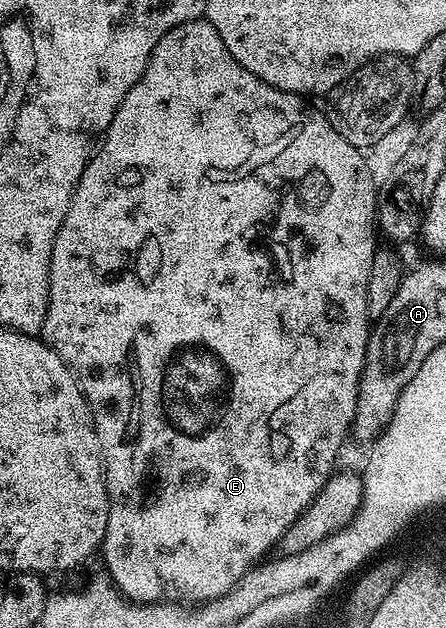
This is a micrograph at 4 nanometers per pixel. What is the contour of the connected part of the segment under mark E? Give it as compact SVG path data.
M201 17L201 18L194 18L194 19L193 19L193 20L189 20L189 21L188 21L188 22L186 22L186 24L184 24L184 25L183 25L183 26L178 26L178 27L177 27L177 28L169 28L169 32L165 32L165 36L161 36L161 40L160 40L160 41L159 41L159 43L158 43L158 44L157 44L157 48L153 48L153 52L152 52L152 53L151 53L151 59L150 59L150 60L149 60L149 64L148 64L148 65L147 65L147 67L146 67L146 68L145 68L145 72L144 72L144 73L143 73L143 75L142 75L142 76L141 76L141 80L137 80L137 84L133 84L133 88L129 88L129 92L128 92L128 93L127 93L127 96L126 96L126 98L125 98L125 100L124 100L124 101L123 101L123 103L122 103L122 104L121 104L121 105L119 105L119 107L118 107L118 108L117 108L117 112L116 112L116 113L115 113L115 115L114 115L114 116L113 116L113 120L112 120L112 121L111 121L111 123L110 123L110 124L109 124L109 128L108 128L108 129L107 129L107 130L106 130L106 131L105 131L105 133L104 133L104 134L103 134L103 135L102 135L102 138L101 138L101 141L100 141L100 142L99 142L99 143L98 143L98 146L97 146L97 149L96 149L96 150L95 150L95 151L94 151L94 153L92 153L92 155L91 155L91 159L89 159L89 160L88 160L88 162L87 162L87 167L86 167L86 168L85 168L85 172L81 172L81 180L80 180L80 181L79 181L79 183L78 183L78 184L77 184L77 188L76 188L76 189L75 189L75 191L74 191L74 192L73 192L73 200L72 200L72 201L71 201L71 211L69 211L69 212L68 212L68 214L67 214L67 215L66 215L66 216L65 216L65 220L64 220L64 221L63 221L63 223L62 223L62 224L61 224L61 228L60 228L60 229L59 229L59 231L58 231L58 232L57 232L57 236L56 236L56 237L55 237L55 243L54 243L54 244L53 244L53 252L52 252L52 253L51 253L51 283L50 283L50 284L49 284L49 296L50 296L50 297L51 297L51 300L50 300L50 302L48 302L48 303L47 303L47 321L46 321L46 323L45 323L45 329L44 329L44 330L43 330L43 331L42 331L42 334L41 334L41 337L42 337L42 339L43 339L43 341L44 341L44 342L46 342L46 343L47 343L47 345L49 345L49 346L52 346L52 348L53 348L53 349L54 349L54 350L55 350L55 351L56 351L56 352L57 352L57 353L59 353L59 355L60 355L60 356L61 356L61 360L65 360L65 361L66 361L66 362L67 362L67 365L68 365L68 366L70 366L70 368L71 368L71 372L72 372L72 374L74 374L74 375L75 375L75 377L76 377L76 379L77 379L77 381L78 381L78 384L79 384L79 388L80 388L80 390L82 390L82 392L83 392L83 395L85 395L85 397L86 397L86 398L87 398L87 402L88 402L88 403L89 403L89 405L90 405L90 406L91 406L91 415L92 415L92 416L93 416L93 417L94 417L94 418L95 418L95 431L96 431L96 432L97 432L97 440L98 440L98 441L99 441L99 449L100 449L100 450L102 450L102 451L103 451L103 479L104 479L104 480L105 480L105 484L106 484L106 485L107 485L107 494L108 494L108 495L109 495L109 504L110 504L110 505L111 505L111 507L110 507L110 508L109 508L109 520L108 520L108 521L107 521L107 527L106 527L106 528L105 528L105 536L104 536L104 537L103 537L103 544L102 544L102 547L101 547L101 555L102 555L102 554L103 554L103 562L104 562L104 564L105 564L105 565L107 565L107 570L108 570L108 571L107 571L107 570L106 570L106 573L107 573L107 574L108 574L108 575L109 575L109 577L110 577L110 579L111 579L111 581L112 581L112 582L114 582L114 583L115 583L115 585L116 585L116 587L117 587L117 589L118 589L118 591L119 591L119 593L120 593L120 595L122 595L122 597L123 597L123 598L125 598L125 599L127 599L127 600L130 600L130 601L131 601L131 602L132 602L132 603L135 603L135 604L155 604L155 603L158 603L158 602L159 602L159 601L160 601L160 600L163 600L163 599L167 599L167 600L174 600L174 601L175 601L175 602L176 602L176 603L179 603L179 604L204 604L204 603L206 603L206 602L212 602L212 601L213 601L213 600L214 600L214 598L220 598L220 597L221 597L221 595L223 595L223 594L228 594L228 593L229 593L229 592L230 592L230 591L231 591L231 589L232 589L232 588L233 588L233 587L235 587L235 586L236 586L236 584L238 584L238 583L239 583L239 582L240 582L240 581L241 581L241 580L242 580L242 579L243 579L243 578L244 578L244 576L246 576L246 575L247 575L247 571L248 571L248 570L250 570L250 569L251 569L251 567L252 567L252 566L254 566L254 565L256 565L256 563L258 563L258 562L259 562L259 561L260 561L260 559L262 559L262 558L263 558L263 557L264 557L264 556L267 556L267 555L263 555L263 556L262 556L262 554L267 554L267 553L269 553L269 552L270 552L270 550L271 550L271 549L272 549L272 551L274 551L274 550L275 550L275 549L276 549L276 547L278 547L278 544L279 544L279 541L280 541L280 540L281 540L281 538L282 538L282 534L283 534L283 533L285 533L285 532L286 532L286 530L287 530L287 529L289 529L289 527L290 527L290 526L291 526L291 525L293 525L293 524L294 524L294 522L296 522L296 521L297 521L297 520L298 520L298 518L299 518L299 517L300 517L300 516L302 516L302 514L303 514L303 512L304 512L304 510L305 510L305 509L306 509L306 508L307 508L307 507L308 507L308 506L310 506L310 504L311 504L311 502L312 502L312 501L313 501L313 500L314 500L314 498L315 498L315 497L316 497L316 496L318 496L318 492L319 492L319 490L320 490L320 489L322 489L322 487L323 487L323 486L324 486L324 484L326 484L326 482L327 482L327 479L328 479L328 478L329 478L329 477L330 477L330 476L331 476L331 475L332 475L332 473L333 473L333 471L334 471L334 470L335 470L335 469L336 469L336 466L337 466L337 464L335 464L335 461L337 461L337 460L338 460L338 458L339 458L339 449L341 449L341 448L342 448L342 446L343 446L343 441L345 441L345 440L346 440L346 438L347 438L347 433L349 433L349 432L350 432L350 430L351 430L351 426L352 426L352 427L353 427L353 423L354 423L354 422L355 422L355 409L356 409L356 408L357 408L357 400L358 400L358 399L359 399L359 381L360 381L360 380L361 380L361 376L362 376L362 375L363 375L363 365L364 365L364 364L365 364L365 360L366 360L366 359L367 359L367 339L368 339L368 337L369 337L369 319L368 319L368 316L367 316L367 289L368 289L368 288L369 288L369 268L370 268L370 267L371 267L371 262L370 262L370 258L372 258L372 257L373 257L373 255L375 255L375 251L376 251L376 249L377 249L377 243L375 243L375 238L376 238L376 239L377 239L377 230L376 230L376 227L375 227L375 225L376 225L376 221L375 221L375 204L376 204L376 201L377 201L377 178L374 178L374 176L373 176L373 175L371 175L371 170L370 170L370 168L369 168L369 167L367 167L367 162L366 162L366 160L365 160L365 159L363 159L363 154L364 154L364 151L363 151L363 150L362 150L362 149L360 149L360 147L358 147L358 146L354 146L354 145L353 145L353 144L349 144L349 140L345 140L345 136L341 136L341 132L337 132L337 128L333 128L333 124L329 124L329 120L328 120L328 119L327 119L327 116L326 116L326 113L324 113L324 111L323 111L323 110L322 110L322 109L320 109L320 107L319 107L319 110L318 110L318 108L317 108L317 107L315 107L315 106L308 106L308 104L307 104L307 103L306 103L306 102L308 102L308 101L307 101L307 100L306 100L306 99L305 99L305 98L304 98L304 97L301 97L301 96L300 96L300 95L298 95L298 94L290 94L290 93L289 93L289 92L285 92L285 91L284 91L284 90L278 90L278 89L277 89L277 88L273 88L273 87L272 87L272 86L270 86L270 85L269 85L269 84L265 84L265 80L261 80L261 79L260 79L260 78L258 78L258 77L257 77L257 76L253 76L253 75L252 75L252 73L251 73L251 72L249 72L249 71L248 71L248 70L246 70L246 68L245 68L245 67L244 67L244 66L242 66L242 64L241 64L241 63L239 63L239 60L238 60L238 58L233 58L233 57L231 57L231 50L230 50L230 49L229 49L229 48L225 48L225 40L224 40L224 39L223 39L223 35L221 35L221 34L219 34L219 33L218 33L218 32L217 32L217 28L213 28L213 24L212 24L212 23L211 23L211 22L209 22L209 21L207 21L207 19L206 19L206 17Z

